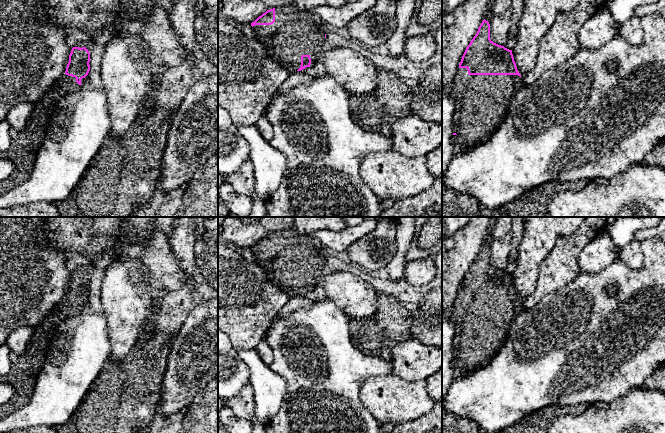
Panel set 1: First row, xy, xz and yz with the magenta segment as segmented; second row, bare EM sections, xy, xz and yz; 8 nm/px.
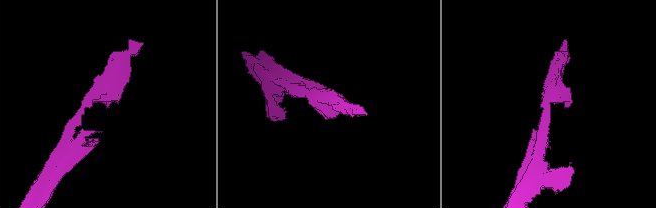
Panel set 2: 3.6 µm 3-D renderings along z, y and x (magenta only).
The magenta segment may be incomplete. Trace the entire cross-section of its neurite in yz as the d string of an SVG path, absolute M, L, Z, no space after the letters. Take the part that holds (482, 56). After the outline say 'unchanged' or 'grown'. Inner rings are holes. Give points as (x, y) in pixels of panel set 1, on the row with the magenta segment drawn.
M484 19L467 46L450 86L451 94L455 99L454 155L464 153L489 139L505 119L510 102L523 84L512 50L490 39L490 24Z | grown

